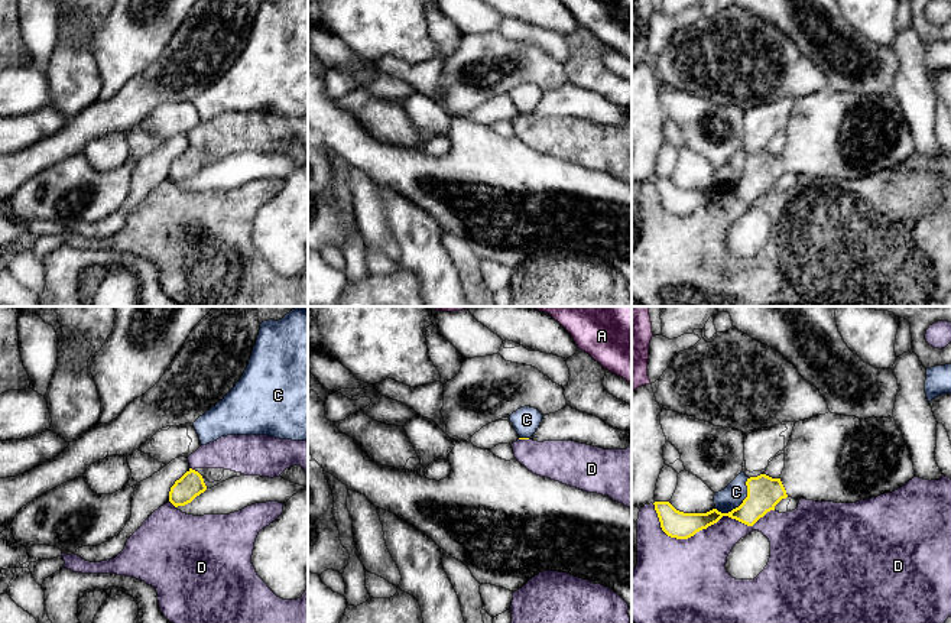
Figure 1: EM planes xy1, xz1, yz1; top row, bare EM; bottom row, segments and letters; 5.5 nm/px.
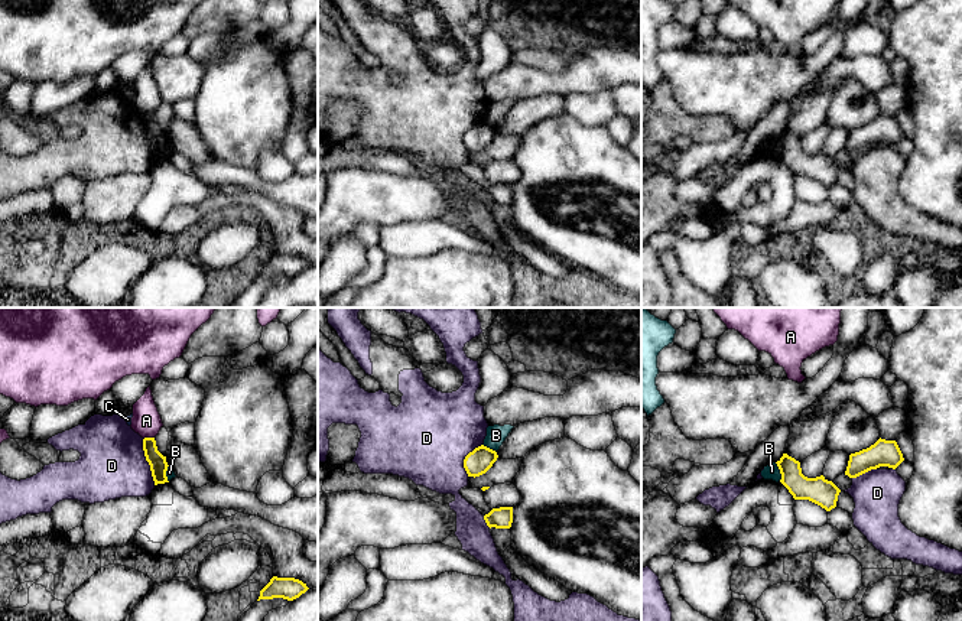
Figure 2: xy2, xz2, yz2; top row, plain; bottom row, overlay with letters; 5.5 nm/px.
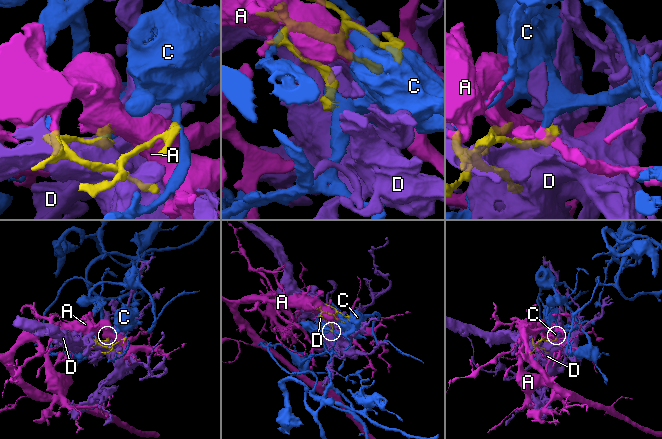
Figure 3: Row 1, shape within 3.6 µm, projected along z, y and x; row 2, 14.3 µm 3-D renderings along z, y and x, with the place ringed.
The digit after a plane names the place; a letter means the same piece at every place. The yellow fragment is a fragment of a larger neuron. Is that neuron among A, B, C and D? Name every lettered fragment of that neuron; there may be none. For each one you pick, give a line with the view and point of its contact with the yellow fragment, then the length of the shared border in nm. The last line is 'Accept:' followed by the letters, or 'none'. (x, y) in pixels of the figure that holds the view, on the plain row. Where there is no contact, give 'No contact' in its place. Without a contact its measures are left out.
Accept: none

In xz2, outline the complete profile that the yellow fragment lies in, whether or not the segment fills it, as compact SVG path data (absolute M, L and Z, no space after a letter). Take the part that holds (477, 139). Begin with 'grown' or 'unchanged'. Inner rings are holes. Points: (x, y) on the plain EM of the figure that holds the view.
unchanged; M481 121L465 133L464 144L468 153L475 155L485 150L497 137L497 134L498 131L495 127Z

